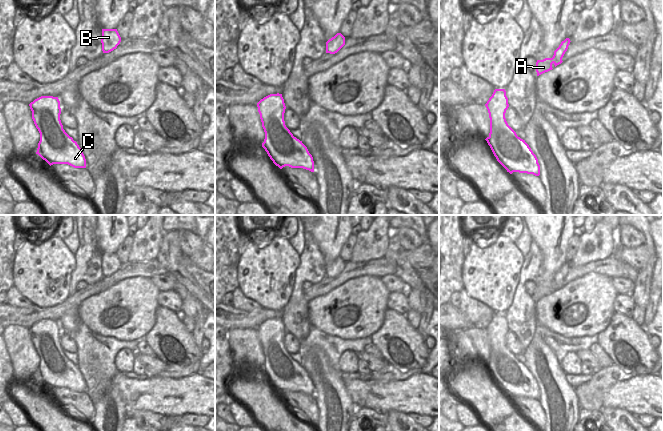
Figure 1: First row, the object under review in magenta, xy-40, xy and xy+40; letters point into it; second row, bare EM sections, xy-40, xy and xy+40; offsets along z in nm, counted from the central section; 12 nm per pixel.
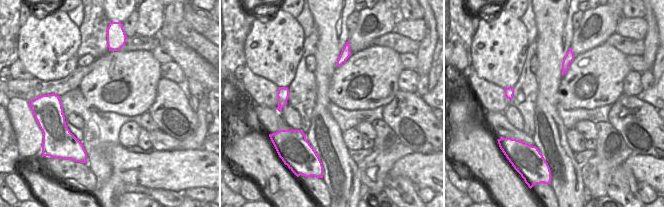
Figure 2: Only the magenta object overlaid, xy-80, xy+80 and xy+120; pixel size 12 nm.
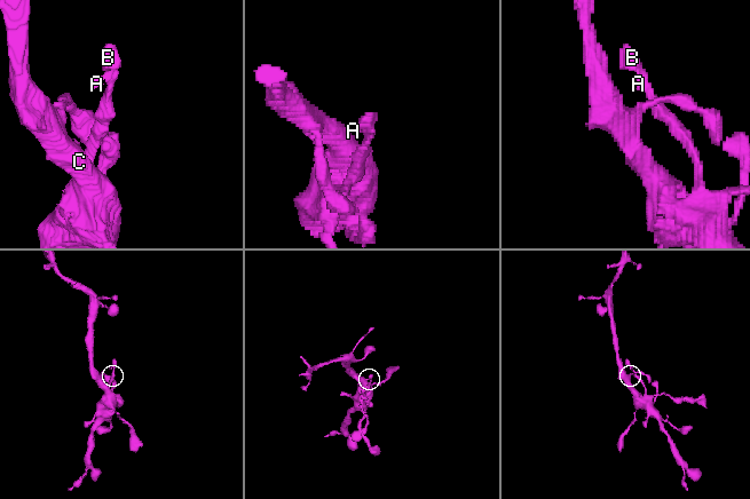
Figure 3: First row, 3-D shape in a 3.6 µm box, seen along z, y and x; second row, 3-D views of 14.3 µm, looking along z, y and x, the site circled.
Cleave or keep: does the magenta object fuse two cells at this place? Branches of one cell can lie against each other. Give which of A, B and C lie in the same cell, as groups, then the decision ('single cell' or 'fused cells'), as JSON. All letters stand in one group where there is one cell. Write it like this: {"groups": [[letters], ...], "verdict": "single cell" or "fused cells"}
{"groups": [["A", "B", "C"]], "verdict": "single cell"}

